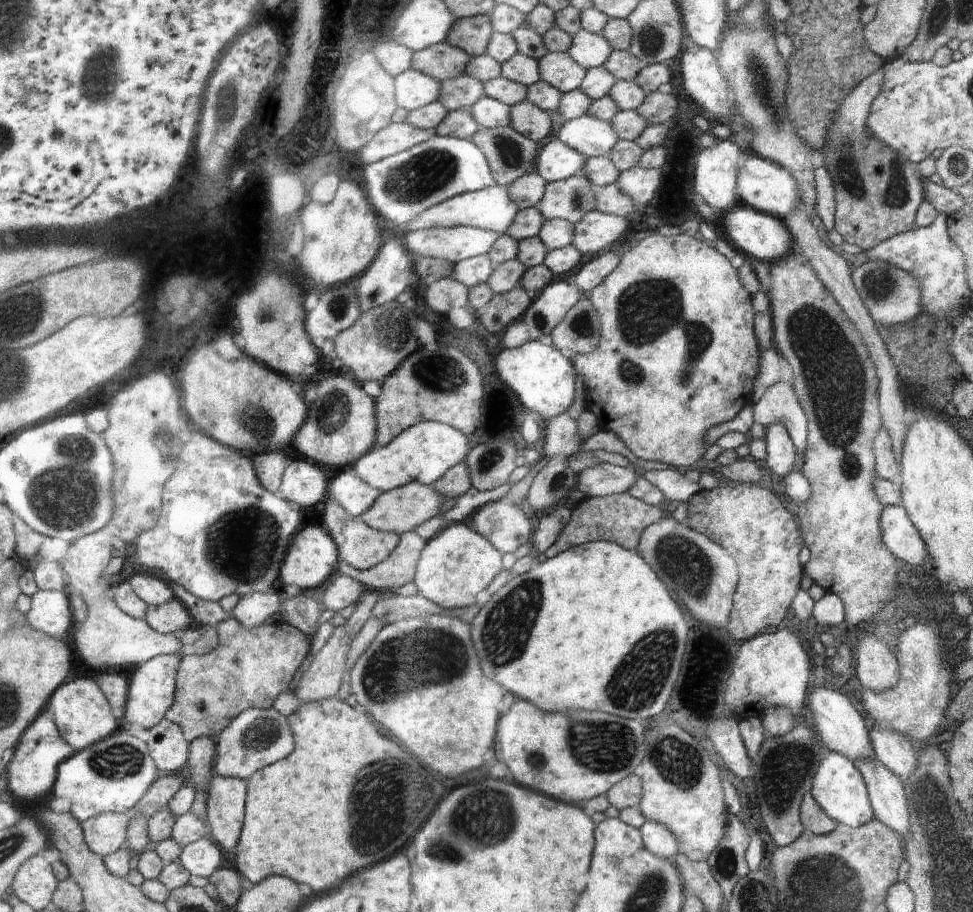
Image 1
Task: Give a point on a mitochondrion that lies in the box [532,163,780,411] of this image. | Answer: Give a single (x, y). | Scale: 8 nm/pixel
(647, 309)

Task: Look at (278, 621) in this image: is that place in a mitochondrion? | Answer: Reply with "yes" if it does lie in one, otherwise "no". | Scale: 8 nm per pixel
no

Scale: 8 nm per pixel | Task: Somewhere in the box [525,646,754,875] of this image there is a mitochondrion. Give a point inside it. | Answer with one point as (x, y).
(605, 747)

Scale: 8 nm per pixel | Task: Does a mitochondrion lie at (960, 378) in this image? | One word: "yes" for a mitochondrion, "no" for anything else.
no

